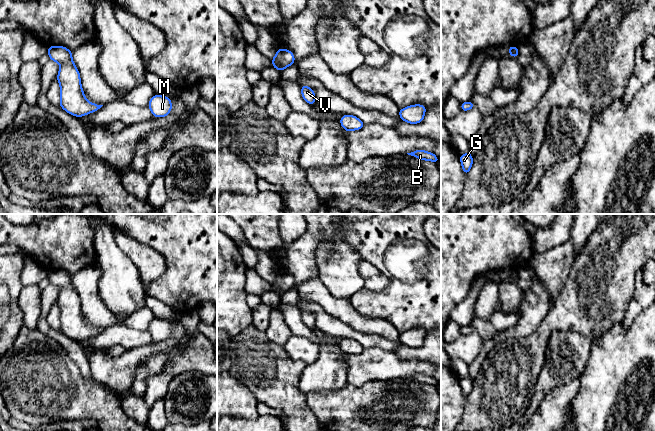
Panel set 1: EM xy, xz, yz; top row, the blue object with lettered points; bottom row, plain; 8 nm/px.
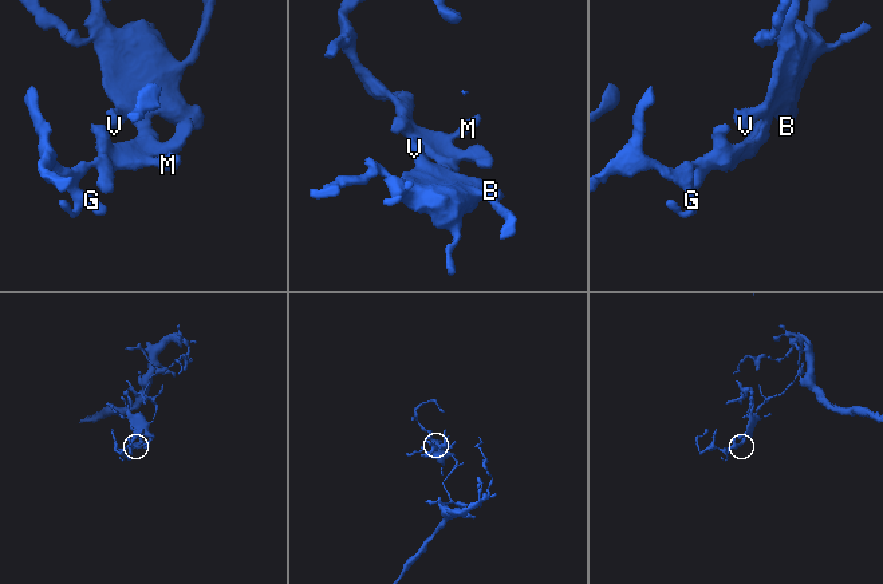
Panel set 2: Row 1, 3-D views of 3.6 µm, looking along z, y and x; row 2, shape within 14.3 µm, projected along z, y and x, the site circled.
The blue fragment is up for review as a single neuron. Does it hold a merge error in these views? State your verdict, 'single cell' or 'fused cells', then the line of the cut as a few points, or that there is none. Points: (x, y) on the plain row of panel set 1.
single cell | no cut

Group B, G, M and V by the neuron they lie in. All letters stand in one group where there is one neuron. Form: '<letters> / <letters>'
B G M V

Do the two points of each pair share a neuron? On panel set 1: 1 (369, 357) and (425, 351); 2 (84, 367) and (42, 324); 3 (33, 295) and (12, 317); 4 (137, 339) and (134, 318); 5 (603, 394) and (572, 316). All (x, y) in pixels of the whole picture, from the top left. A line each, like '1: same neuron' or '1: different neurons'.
1: different neurons
2: same neuron
3: different neurons
4: different neurons
5: different neurons

